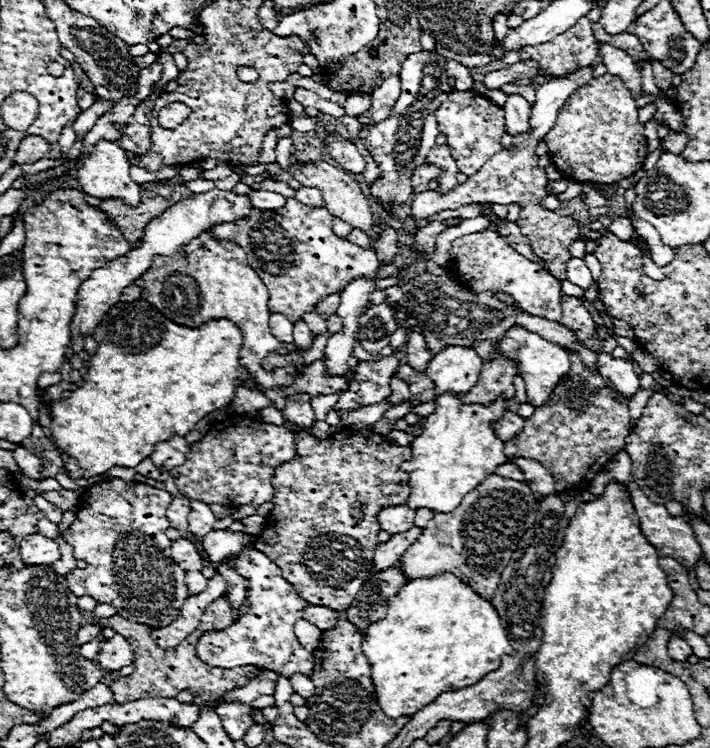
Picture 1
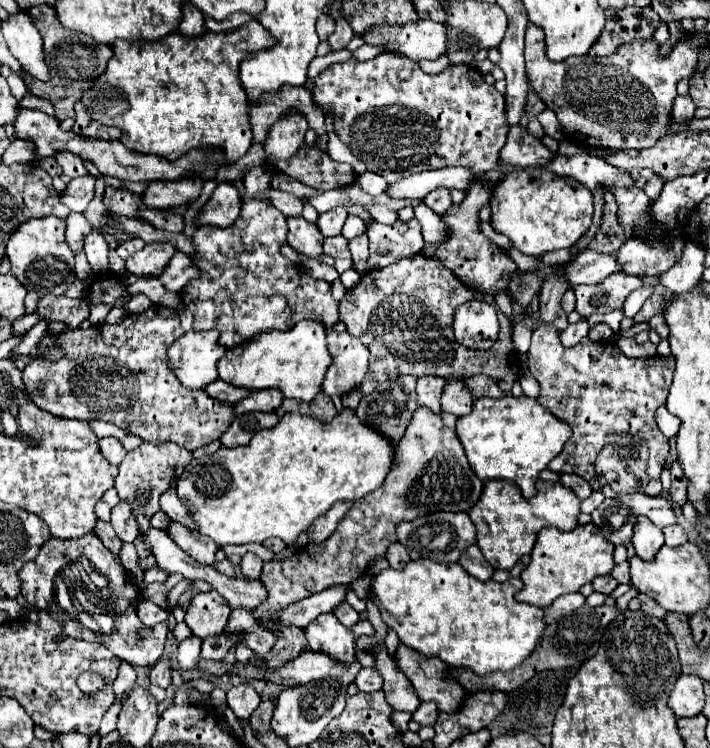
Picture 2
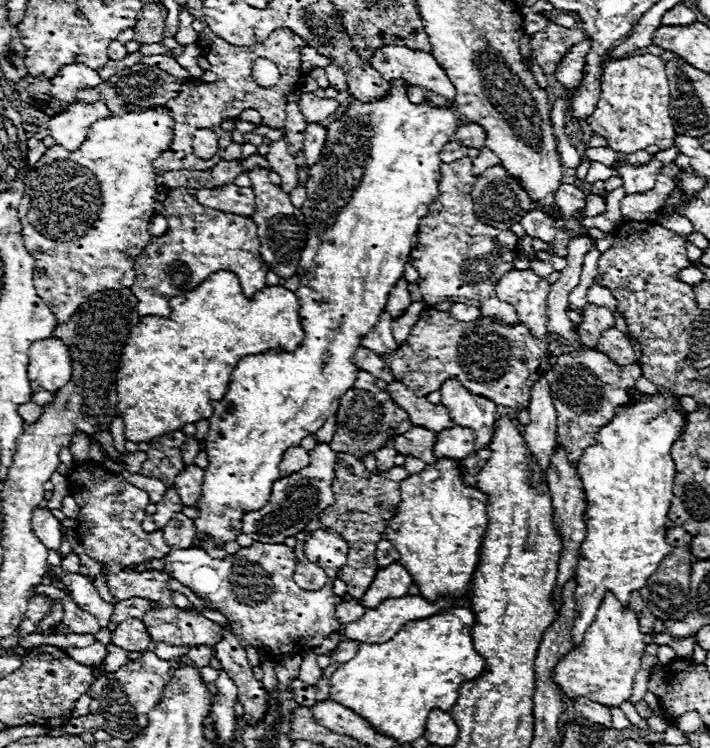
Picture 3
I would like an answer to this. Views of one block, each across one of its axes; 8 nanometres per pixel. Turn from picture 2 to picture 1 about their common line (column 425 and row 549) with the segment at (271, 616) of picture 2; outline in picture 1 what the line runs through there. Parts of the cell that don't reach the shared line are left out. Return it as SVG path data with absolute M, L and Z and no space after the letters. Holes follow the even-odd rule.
M490 474L482 484L468 492L468 496L464 496L460 508L440 512L426 524L416 544L404 552L402 568L410 580L418 576L434 576L444 570L452 572L480 592L480 596L490 600L498 588L504 566L518 548L520 536L532 528L536 512L536 496L526 484Z

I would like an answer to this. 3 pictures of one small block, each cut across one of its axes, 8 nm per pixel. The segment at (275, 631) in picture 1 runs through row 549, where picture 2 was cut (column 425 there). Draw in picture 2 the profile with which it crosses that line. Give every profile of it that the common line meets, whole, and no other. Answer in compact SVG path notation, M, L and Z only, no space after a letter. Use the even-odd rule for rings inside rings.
M476 182L470 188L470 192L466 192L464 202L460 206L452 206L450 212L444 214L444 220L450 228L450 238L442 246L426 246L424 254L428 258L442 260L444 266L454 270L454 274L464 284L476 282L480 286L480 290L484 290L484 292L506 292L506 276L516 270L516 264L504 254L502 248L494 246L480 232L480 226L478 226L478 210L482 208L482 204L490 202L490 196L492 196L492 186Z

